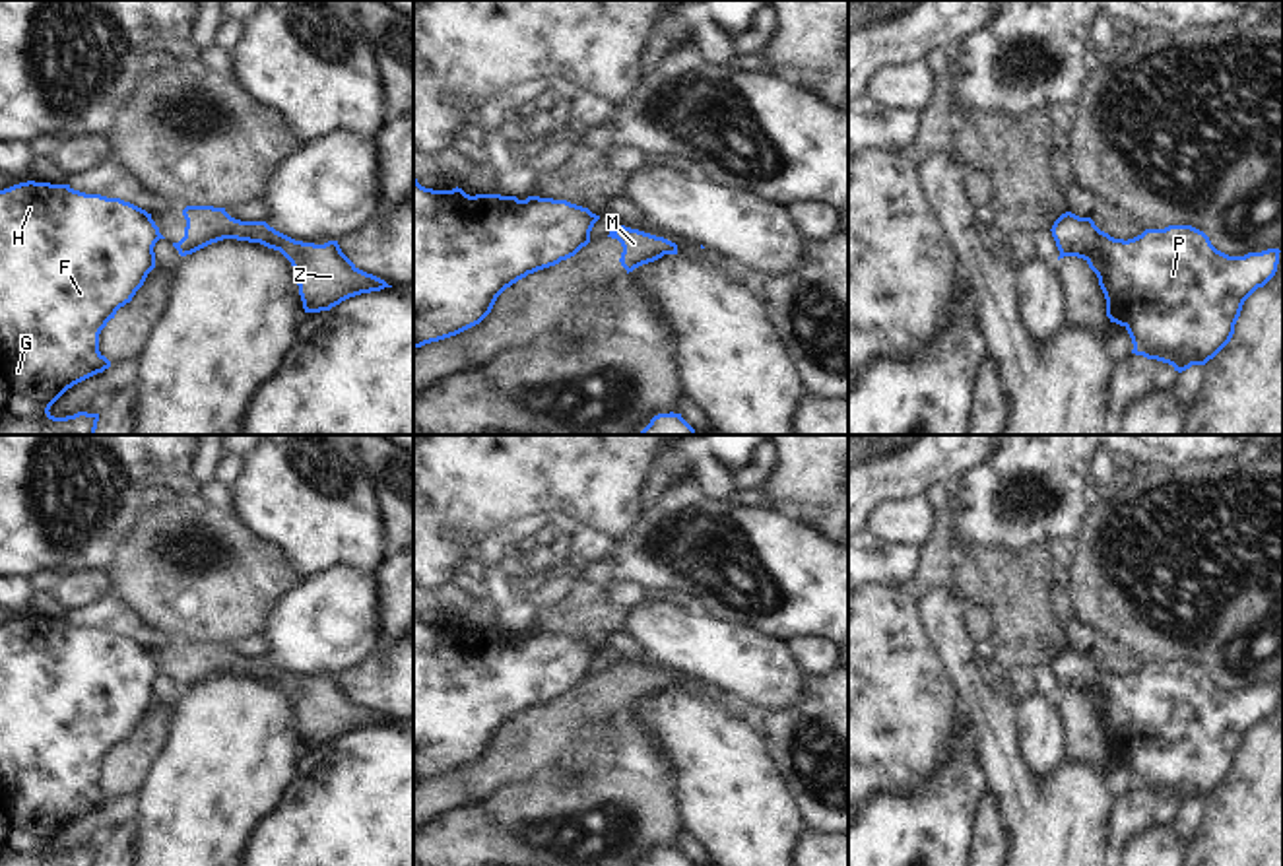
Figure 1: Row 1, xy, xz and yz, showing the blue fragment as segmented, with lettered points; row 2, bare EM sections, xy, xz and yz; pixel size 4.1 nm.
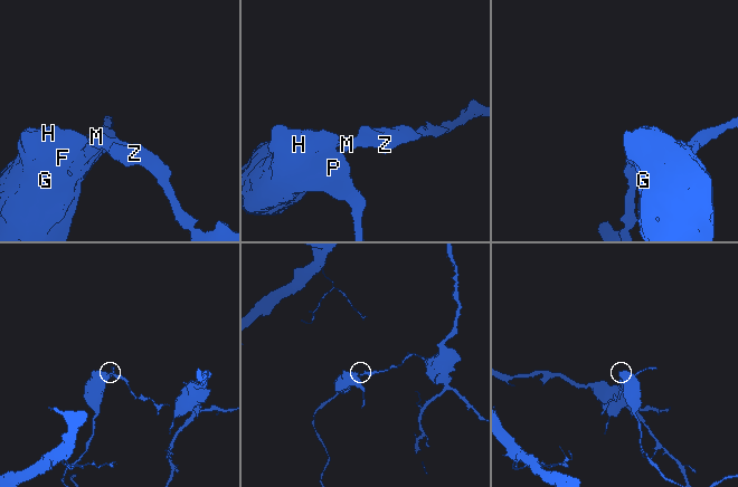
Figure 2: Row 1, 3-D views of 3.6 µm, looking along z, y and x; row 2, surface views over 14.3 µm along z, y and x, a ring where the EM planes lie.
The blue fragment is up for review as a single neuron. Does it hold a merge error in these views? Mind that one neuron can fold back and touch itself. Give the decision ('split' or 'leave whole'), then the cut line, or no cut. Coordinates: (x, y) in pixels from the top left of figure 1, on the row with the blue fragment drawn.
split; cut xy (158, 233), (160, 237)

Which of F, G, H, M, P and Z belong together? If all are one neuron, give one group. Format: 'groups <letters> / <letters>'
groups F G H P / M Z

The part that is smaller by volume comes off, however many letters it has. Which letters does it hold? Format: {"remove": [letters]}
{"remove": ["M", "Z"]}

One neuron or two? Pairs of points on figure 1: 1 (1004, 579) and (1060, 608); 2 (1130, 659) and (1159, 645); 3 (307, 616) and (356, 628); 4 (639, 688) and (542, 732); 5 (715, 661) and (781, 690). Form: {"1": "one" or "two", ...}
{"1": "two", "2": "two", "3": "one", "4": "one", "5": "one"}

